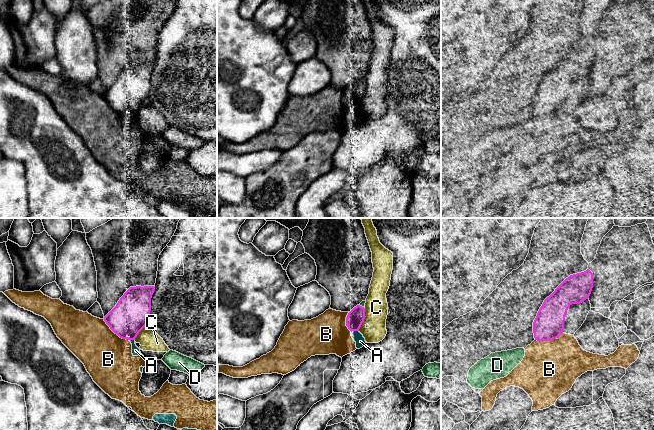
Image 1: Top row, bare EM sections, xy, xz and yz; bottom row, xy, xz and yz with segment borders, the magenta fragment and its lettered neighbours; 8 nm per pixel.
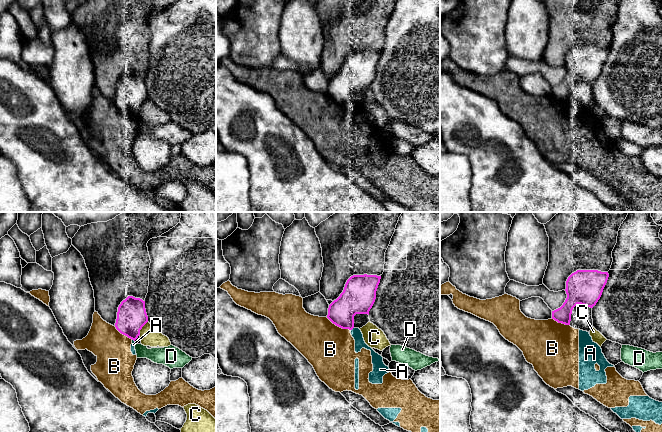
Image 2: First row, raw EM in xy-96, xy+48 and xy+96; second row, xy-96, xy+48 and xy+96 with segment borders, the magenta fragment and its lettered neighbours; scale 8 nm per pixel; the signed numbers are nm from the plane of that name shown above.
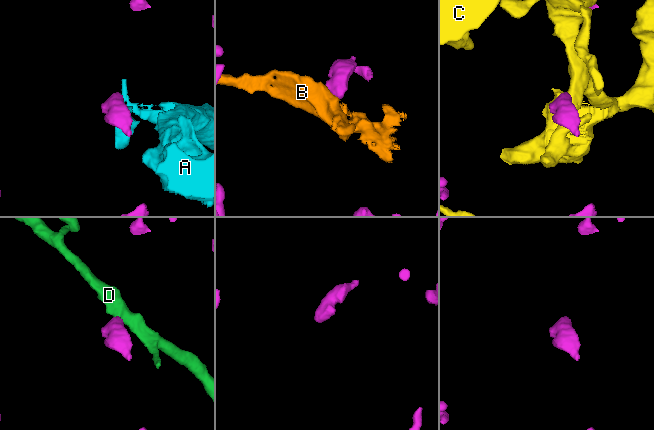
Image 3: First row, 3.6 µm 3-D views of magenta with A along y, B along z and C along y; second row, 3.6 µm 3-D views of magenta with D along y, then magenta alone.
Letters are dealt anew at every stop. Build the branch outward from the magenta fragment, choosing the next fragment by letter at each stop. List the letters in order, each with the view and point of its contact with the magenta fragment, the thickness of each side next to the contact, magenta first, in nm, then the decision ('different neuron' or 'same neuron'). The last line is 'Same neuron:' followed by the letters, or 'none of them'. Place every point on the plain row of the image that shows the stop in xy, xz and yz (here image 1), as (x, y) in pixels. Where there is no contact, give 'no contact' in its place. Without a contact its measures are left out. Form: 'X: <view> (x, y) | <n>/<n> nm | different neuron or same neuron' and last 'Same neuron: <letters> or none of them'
A: xz (355, 106) | 140/80 nm | different neuron
B: xy (115, 109) | 280/380 nm | different neuron
C: xz (364, 94) | 140/190 nm | different neuron
D: xz (361, 82) | 140/40 nm | different neuron
Same neuron: none of them

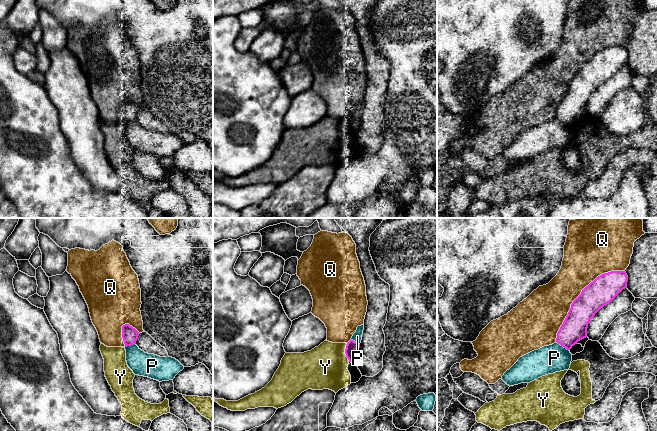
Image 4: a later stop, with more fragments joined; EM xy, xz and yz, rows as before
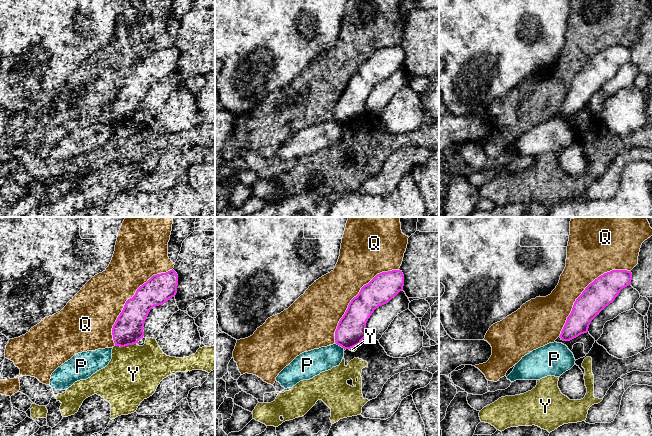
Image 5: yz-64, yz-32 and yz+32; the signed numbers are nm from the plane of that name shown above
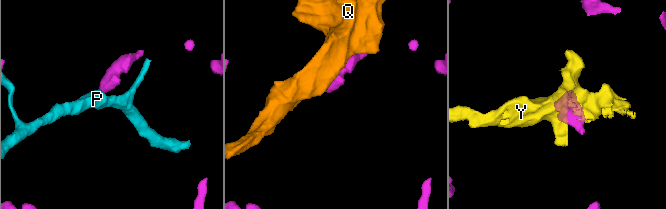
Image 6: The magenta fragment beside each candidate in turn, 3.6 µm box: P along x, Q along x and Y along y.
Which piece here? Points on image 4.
P: yz (562, 121) | 200/220 nm | different neuron
Q: yz (579, 71) | 220/320 nm | different neuron
Y: xz (345, 128) | 110/360 nm | different neuron
Same neuron: none of them

